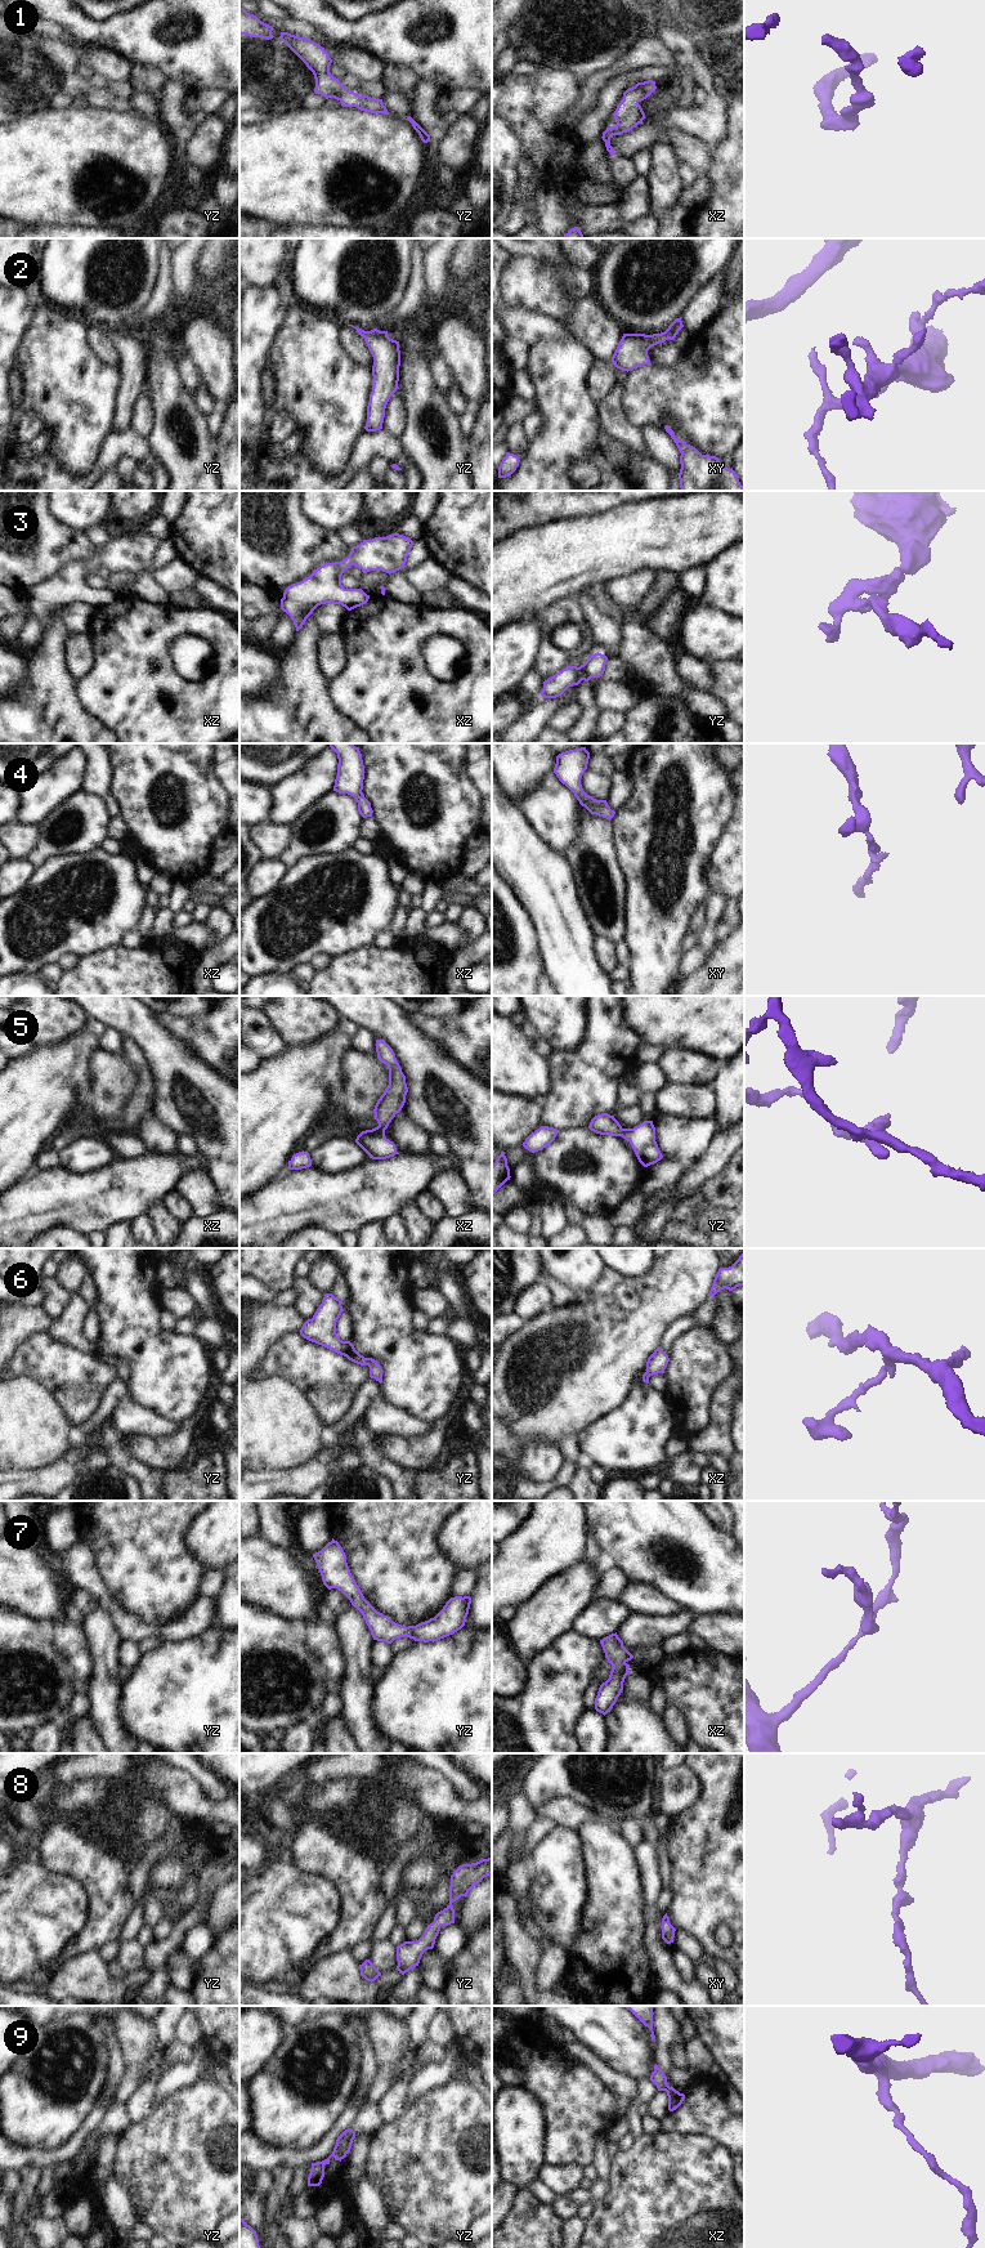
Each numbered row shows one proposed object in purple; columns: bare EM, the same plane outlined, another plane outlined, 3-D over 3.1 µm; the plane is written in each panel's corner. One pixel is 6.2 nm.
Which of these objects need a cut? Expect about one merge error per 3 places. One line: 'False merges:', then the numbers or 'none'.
False merges: 3, 9

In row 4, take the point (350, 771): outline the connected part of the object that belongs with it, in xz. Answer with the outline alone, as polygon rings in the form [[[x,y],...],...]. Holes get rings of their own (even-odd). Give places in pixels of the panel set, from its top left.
[[[330,743],[330,747],[337,754],[339,759],[333,791],[353,796],[358,803],[359,814],[363,818],[372,817],[371,803],[362,792],[364,765],[359,747],[353,743]]]

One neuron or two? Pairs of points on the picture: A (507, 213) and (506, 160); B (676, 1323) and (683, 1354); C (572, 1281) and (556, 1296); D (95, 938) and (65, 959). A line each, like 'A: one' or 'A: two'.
A: one
B: two
C: two
D: two

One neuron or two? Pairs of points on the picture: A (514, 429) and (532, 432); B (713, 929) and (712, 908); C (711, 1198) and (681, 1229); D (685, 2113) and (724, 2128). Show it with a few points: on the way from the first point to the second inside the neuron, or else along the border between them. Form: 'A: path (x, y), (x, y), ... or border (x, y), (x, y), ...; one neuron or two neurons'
A: border (520, 423), (523, 436), (528, 442); two neurons
B: path (712, 924), (712, 914); one neuron
C: path (701, 1203), (694, 1205), (694, 1216), (692, 1219); one neuron
D: path (694, 2115), (707, 2115), (715, 2121); one neuron

